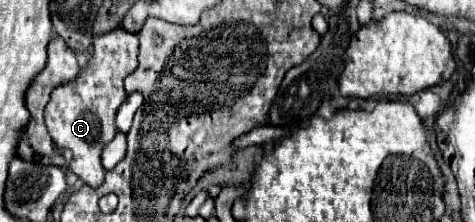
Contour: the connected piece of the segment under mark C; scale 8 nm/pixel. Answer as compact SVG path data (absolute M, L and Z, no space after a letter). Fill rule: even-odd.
M123 28L105 36L97 36L93 42L93 58L87 68L81 70L77 80L55 88L45 108L45 124L53 142L57 144L57 148L69 148L73 152L69 168L91 188L99 188L103 184L105 168L101 164L101 152L103 146L117 134L115 110L119 110L119 106L127 98L123 80L137 66L137 50L137 36Z

